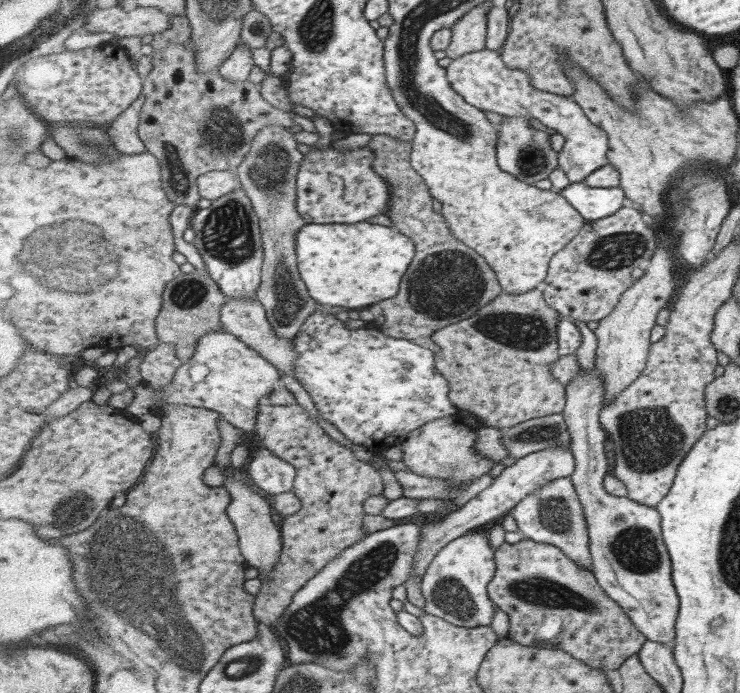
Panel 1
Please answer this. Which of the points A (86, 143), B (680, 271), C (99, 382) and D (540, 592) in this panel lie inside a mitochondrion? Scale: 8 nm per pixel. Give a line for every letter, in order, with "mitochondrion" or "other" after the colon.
A: mitochondrion
B: other
C: other
D: mitochondrion

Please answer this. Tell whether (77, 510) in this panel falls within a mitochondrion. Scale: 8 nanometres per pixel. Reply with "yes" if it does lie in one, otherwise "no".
yes

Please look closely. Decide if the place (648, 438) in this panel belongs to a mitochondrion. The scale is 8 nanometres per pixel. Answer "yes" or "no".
yes

